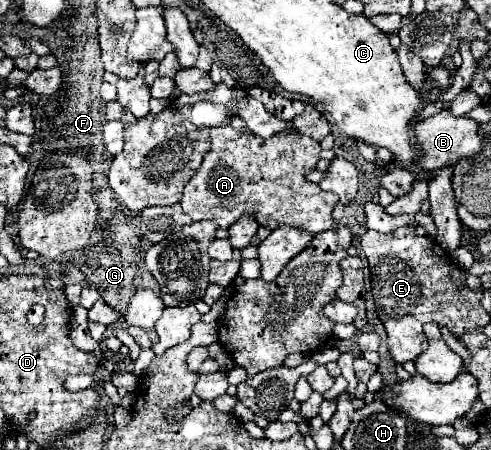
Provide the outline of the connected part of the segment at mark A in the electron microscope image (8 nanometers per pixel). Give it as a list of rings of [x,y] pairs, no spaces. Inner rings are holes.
[[[230,125],[214,127],[210,131],[210,141],[212,149],[186,183],[180,203],[193,222],[212,221],[228,229],[240,217],[256,213],[258,223],[272,231],[290,225],[316,235],[332,227],[332,209],[338,203],[338,195],[324,193],[318,183],[306,179],[320,161],[318,141],[302,137],[296,131],[282,131],[262,139],[248,129],[234,129]],[[208,209],[216,209],[216,213],[208,213]]]

